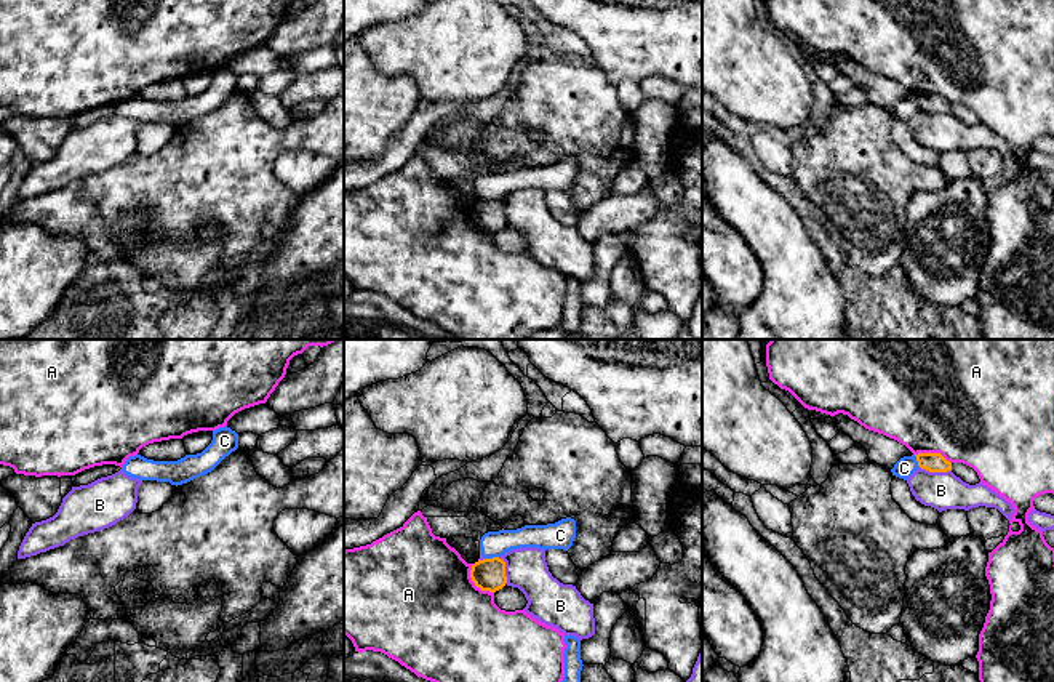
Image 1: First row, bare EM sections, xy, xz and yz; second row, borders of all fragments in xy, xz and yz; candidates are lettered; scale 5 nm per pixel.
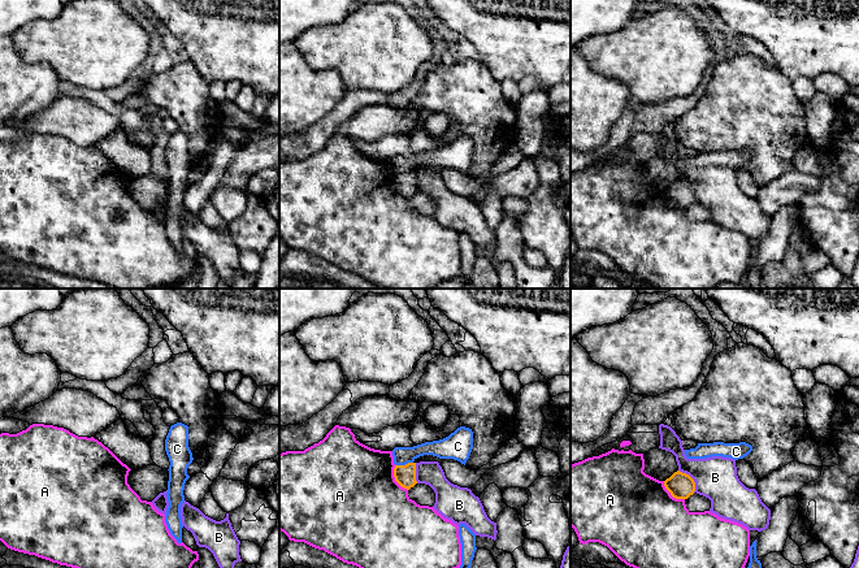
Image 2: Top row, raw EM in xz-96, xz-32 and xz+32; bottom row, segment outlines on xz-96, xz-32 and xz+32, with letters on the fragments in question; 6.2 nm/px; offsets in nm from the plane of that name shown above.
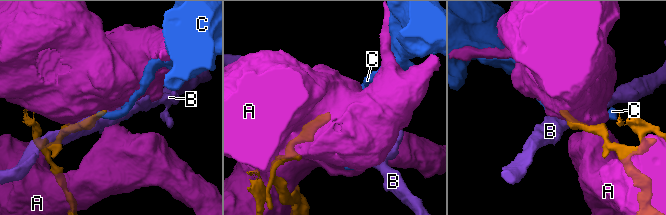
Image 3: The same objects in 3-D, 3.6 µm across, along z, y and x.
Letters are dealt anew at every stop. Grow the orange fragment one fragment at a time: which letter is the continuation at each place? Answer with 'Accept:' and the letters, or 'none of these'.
Accept: none of these

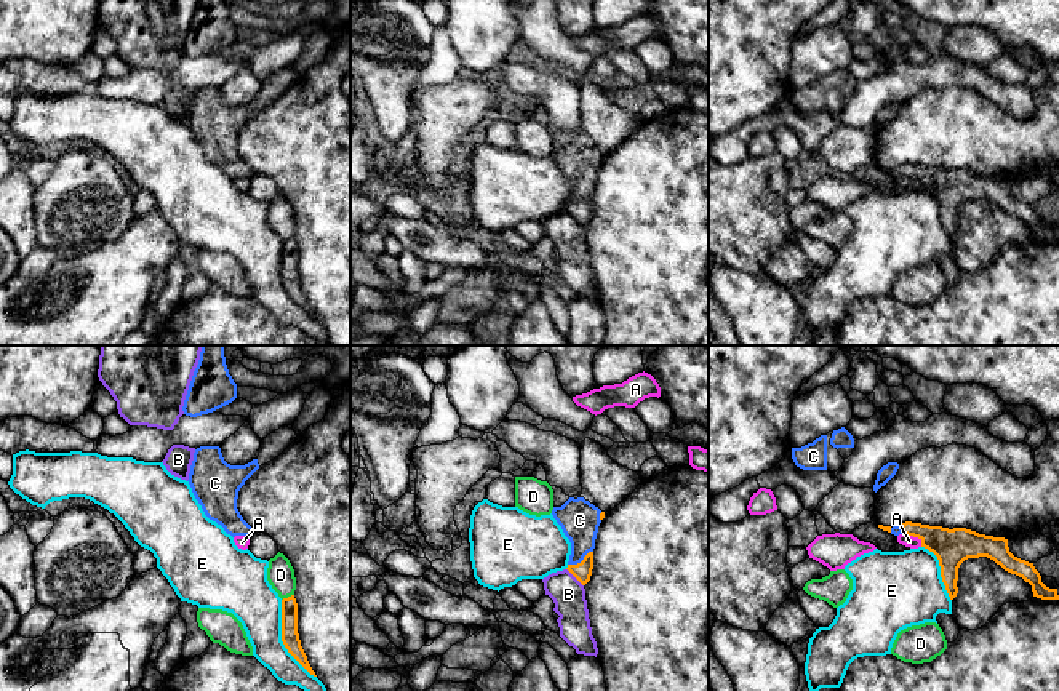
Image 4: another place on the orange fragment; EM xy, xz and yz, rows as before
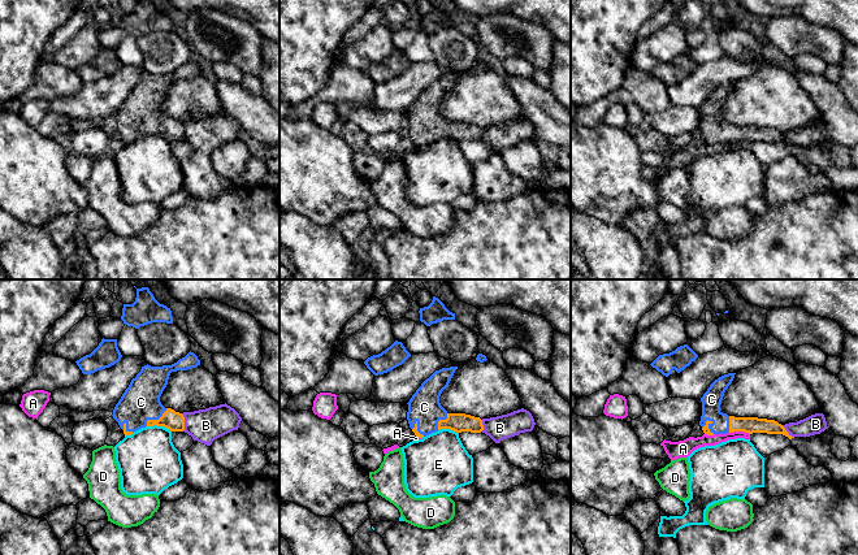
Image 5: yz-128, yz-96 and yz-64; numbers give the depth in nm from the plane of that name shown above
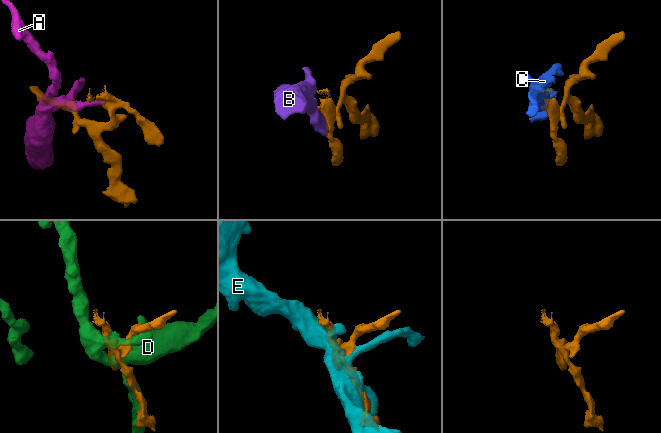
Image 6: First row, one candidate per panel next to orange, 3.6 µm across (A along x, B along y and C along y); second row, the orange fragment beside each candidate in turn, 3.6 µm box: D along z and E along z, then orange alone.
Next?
Accept: C

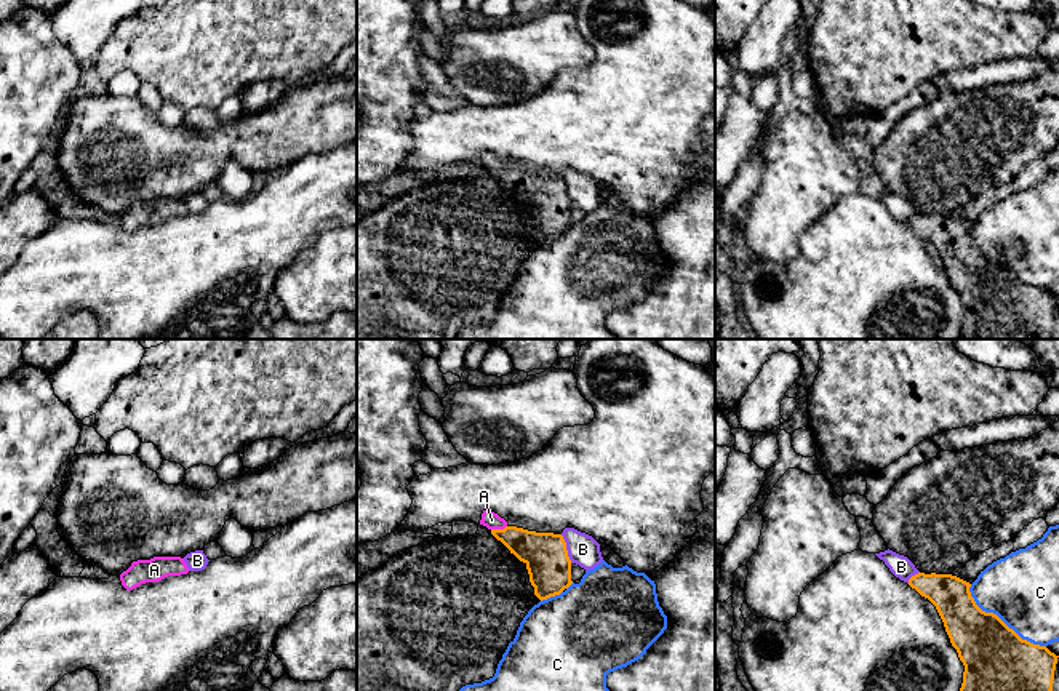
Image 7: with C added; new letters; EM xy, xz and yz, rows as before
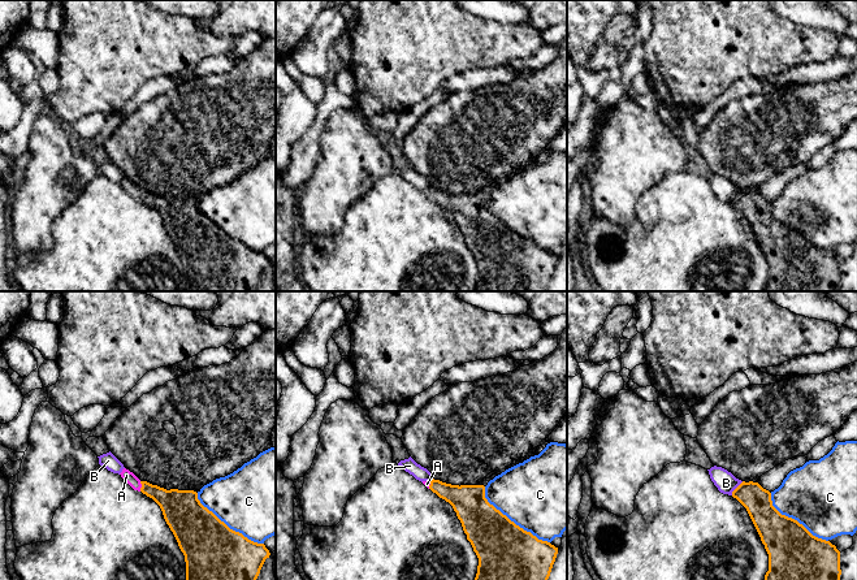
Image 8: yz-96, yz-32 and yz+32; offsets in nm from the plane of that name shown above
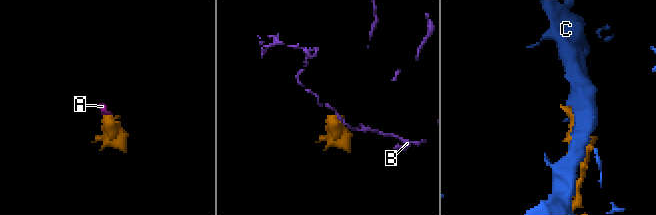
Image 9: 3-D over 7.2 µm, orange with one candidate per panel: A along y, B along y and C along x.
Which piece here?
Accept: A

